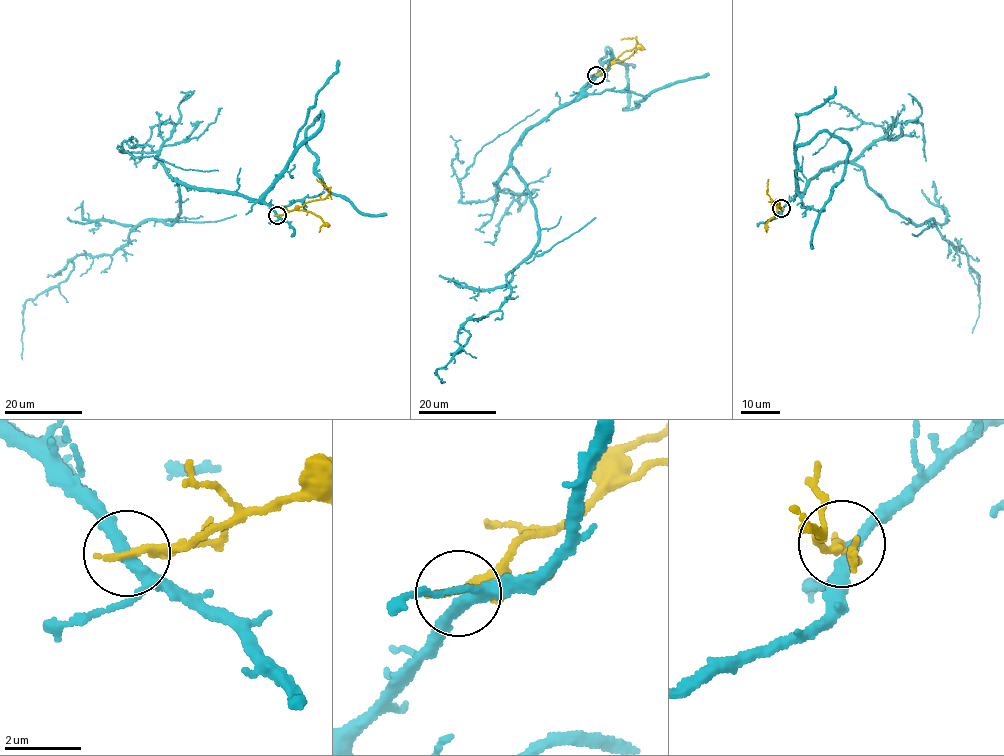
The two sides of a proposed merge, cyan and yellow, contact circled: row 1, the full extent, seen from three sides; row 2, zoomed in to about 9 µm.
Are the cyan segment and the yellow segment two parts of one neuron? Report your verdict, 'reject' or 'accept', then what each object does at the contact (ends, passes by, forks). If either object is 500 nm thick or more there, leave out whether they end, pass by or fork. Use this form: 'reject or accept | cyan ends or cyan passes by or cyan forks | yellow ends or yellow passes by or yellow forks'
reject | cyan forks | yellow passes by

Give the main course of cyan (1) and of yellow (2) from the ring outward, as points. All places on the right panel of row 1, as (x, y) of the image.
1: (781, 208), (817, 174), (854, 163), (890, 208), (915, 225), (931, 219), (967, 252), (979, 277), (972, 333)
2: (781, 208), (766, 193), (768, 179)

